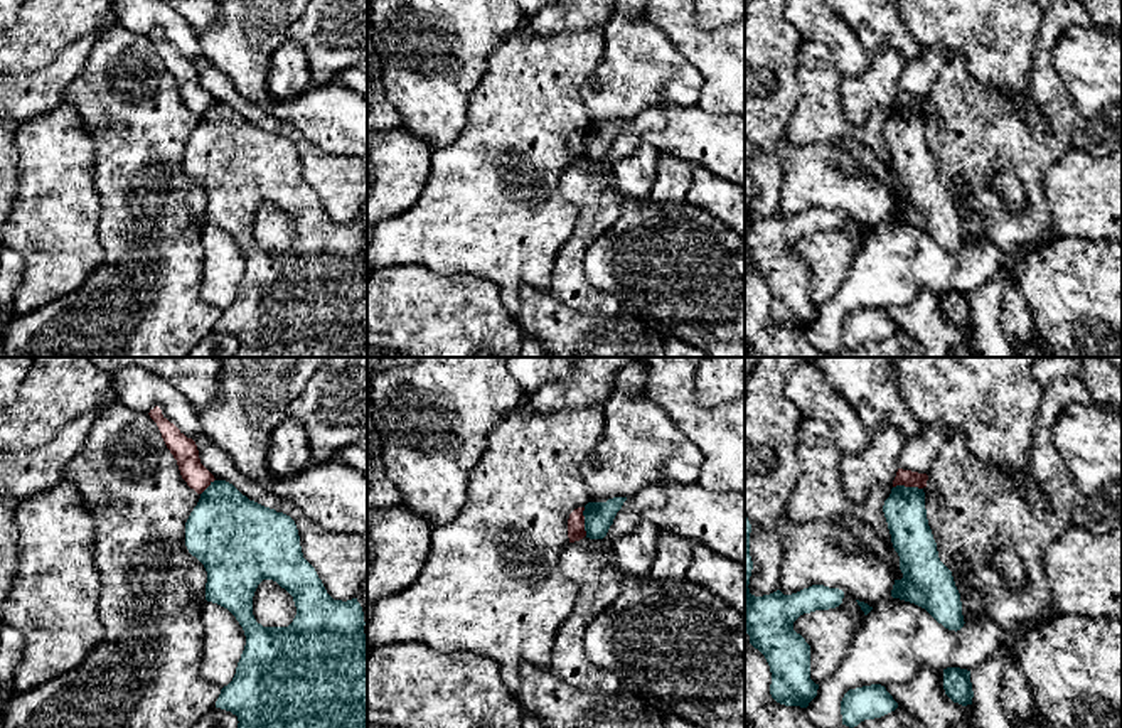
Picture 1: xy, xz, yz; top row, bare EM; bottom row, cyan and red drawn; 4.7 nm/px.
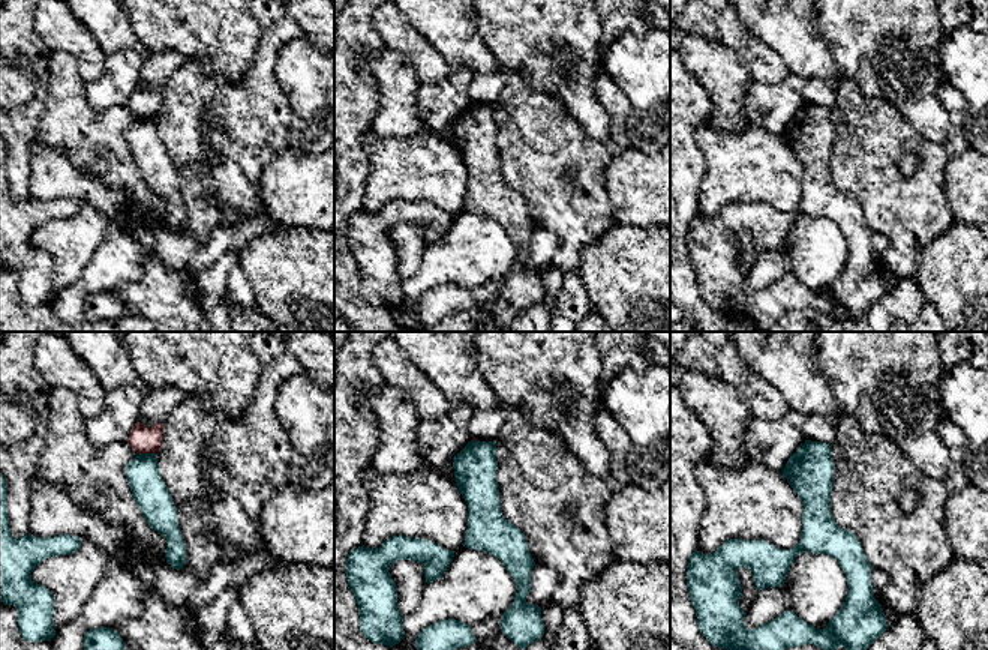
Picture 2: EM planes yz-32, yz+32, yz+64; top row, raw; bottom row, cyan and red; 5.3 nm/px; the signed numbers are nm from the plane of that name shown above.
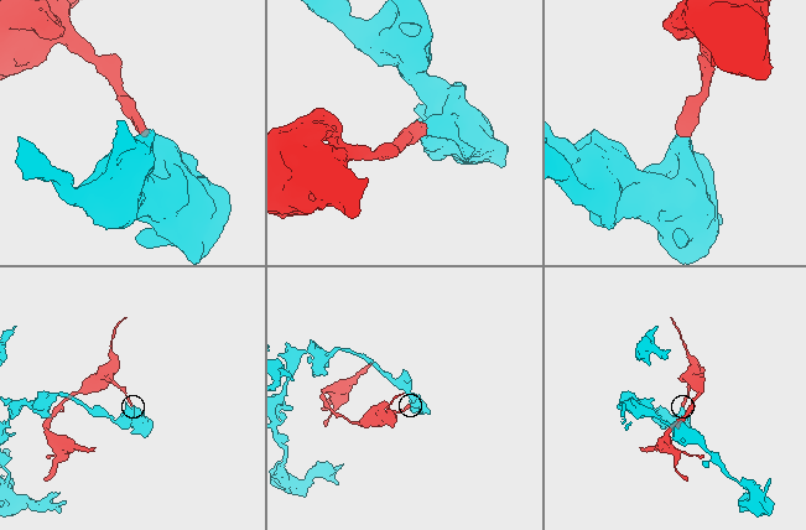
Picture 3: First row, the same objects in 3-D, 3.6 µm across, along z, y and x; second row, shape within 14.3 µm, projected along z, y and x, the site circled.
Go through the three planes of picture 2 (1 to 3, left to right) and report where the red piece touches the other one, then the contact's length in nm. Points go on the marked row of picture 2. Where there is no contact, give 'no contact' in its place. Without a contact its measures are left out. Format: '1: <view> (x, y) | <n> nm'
1: yz-32 (147, 454) | 100 nm
2: yz+32 (474, 440) | 40 nm
3: no contact

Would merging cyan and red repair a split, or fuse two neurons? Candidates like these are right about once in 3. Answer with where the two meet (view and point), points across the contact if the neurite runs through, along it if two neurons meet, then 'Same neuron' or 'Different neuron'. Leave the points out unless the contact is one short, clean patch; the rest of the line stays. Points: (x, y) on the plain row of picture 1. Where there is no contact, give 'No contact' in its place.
Touches cyan at yz (908, 110). Boundary: yz (893, 108), (917, 108), (922, 112). Different neuron

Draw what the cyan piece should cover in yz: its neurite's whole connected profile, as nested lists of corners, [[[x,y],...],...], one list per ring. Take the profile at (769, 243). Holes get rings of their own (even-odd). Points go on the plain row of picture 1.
[[[745,138],[745,254],[770,288],[772,320],[785,329],[807,330],[817,318],[819,307],[810,302],[810,268],[793,253],[793,244],[804,236],[839,229],[844,214],[812,207],[792,217],[780,212],[763,219],[751,217],[750,155],[751,147]]]

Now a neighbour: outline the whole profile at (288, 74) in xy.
[[[286,39],[271,56],[268,91],[276,99],[293,99],[310,86],[310,67],[300,44]]]

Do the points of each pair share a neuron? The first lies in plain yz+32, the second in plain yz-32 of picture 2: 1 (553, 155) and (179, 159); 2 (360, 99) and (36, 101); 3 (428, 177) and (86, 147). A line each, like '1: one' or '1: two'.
1: one
2: one
3: two

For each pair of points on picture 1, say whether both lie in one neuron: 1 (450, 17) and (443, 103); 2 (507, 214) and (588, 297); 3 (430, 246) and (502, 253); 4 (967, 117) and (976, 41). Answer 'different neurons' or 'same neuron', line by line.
1: same neuron
2: different neurons
3: same neuron
4: different neurons

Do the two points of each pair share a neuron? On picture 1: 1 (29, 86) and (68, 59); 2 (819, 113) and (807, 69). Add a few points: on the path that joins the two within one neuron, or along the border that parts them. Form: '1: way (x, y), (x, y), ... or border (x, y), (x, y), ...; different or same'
1: way (39, 86), (58, 69); same
2: way (819, 103), (819, 85), (816, 80); same

